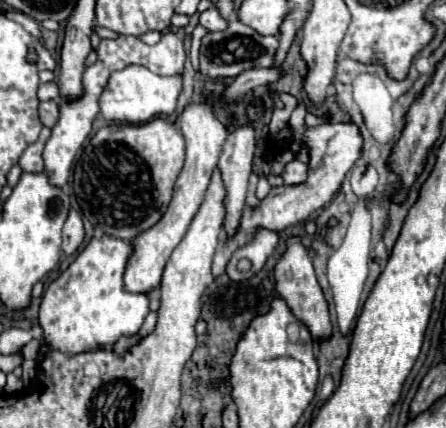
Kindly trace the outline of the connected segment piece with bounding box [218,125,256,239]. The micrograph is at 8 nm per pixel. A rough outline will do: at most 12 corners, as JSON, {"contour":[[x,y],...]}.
{"contour":[[254,125],[224,143],[218,169],[226,189],[226,239],[236,235],[256,149]]}

